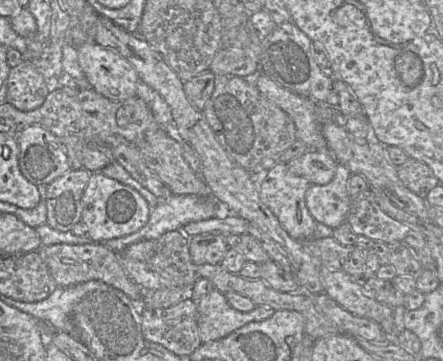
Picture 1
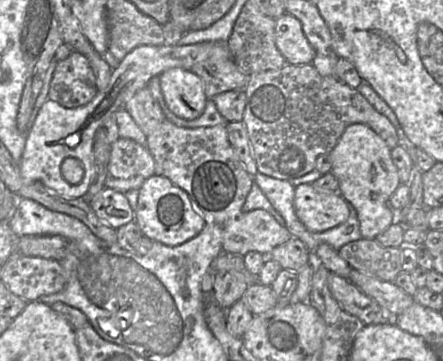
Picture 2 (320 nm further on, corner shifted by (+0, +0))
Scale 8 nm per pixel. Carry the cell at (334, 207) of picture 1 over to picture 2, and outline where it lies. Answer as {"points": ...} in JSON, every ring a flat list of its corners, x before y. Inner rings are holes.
{"points":[[364,124,349,125,330,153,331,173,338,179,339,195,355,210,363,238,375,239,396,222,389,198,402,183,391,158,391,148]]}

